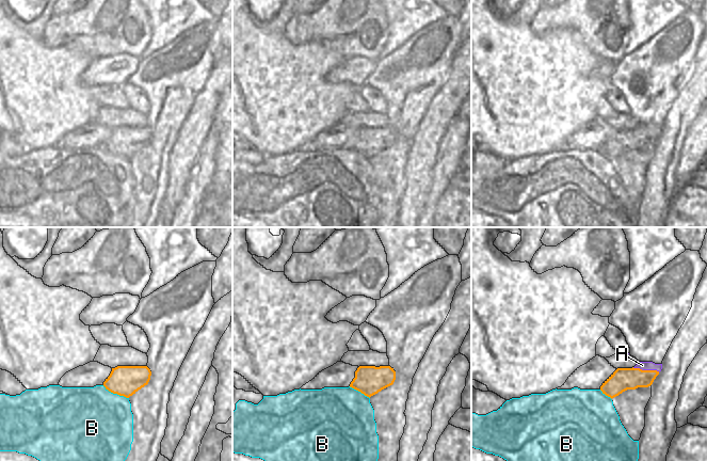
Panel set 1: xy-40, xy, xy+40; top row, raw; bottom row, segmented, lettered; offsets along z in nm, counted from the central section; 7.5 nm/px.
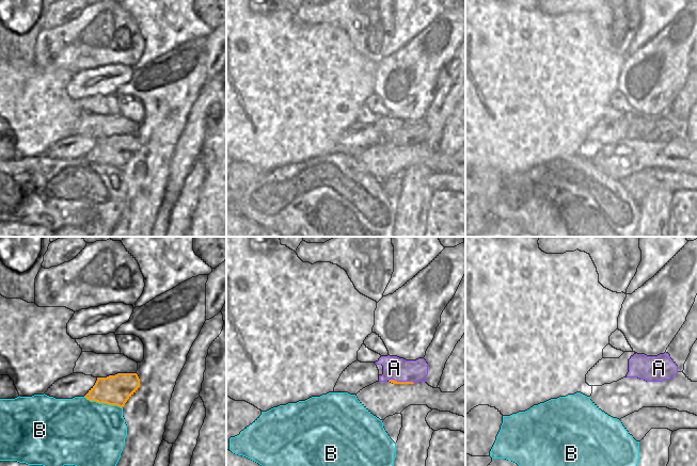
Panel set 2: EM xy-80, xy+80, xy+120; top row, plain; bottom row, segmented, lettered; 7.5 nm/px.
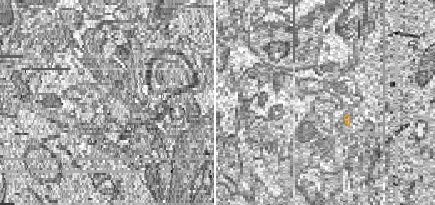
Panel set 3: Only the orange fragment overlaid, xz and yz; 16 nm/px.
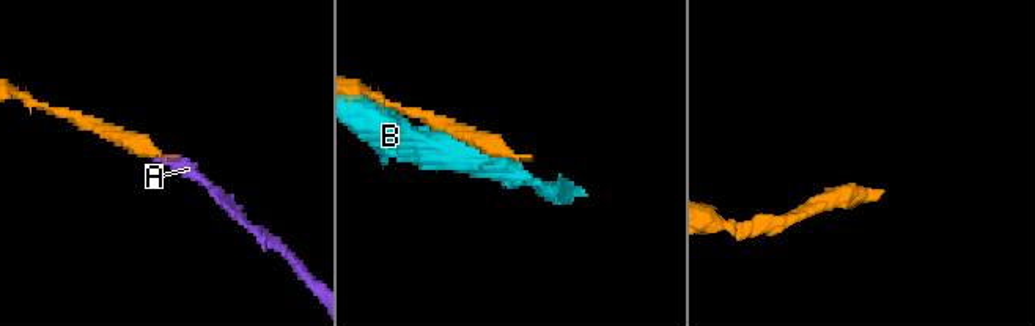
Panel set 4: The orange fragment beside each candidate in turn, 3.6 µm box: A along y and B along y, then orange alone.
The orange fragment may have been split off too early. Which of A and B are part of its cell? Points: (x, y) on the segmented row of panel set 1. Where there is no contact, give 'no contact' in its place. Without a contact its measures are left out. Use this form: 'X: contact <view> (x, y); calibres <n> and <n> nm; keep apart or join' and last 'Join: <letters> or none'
A: contact xy+40 (646, 370); calibres 170 and 60 nm; keep apart
B: contact xy-40 (115, 393); calibres 220 and 480 nm; keep apart
Join: none

